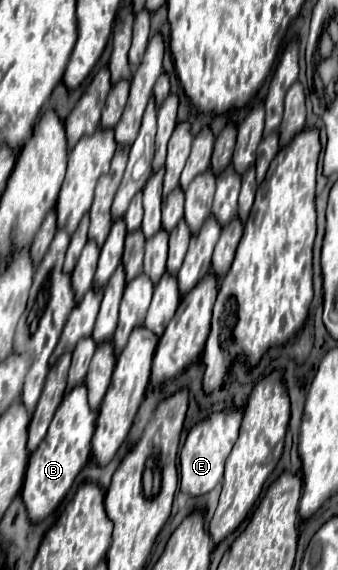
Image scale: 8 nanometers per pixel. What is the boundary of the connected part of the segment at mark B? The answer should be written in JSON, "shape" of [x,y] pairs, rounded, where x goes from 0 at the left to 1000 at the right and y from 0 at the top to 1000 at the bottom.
{"shape":[[[231,674],[189,695],[183,712],[172,712],[148,740],[148,754],[136,758],[136,768],[118,775],[112,789],[89,796],[89,811],[65,853],[65,877],[77,884],[95,916],[118,916],[148,898],[166,895],[166,888],[207,860],[225,832],[266,807],[266,786],[272,786],[266,772],[278,761],[278,740],[284,740],[284,723],[272,723],[260,712],[260,681],[249,674]]]}

